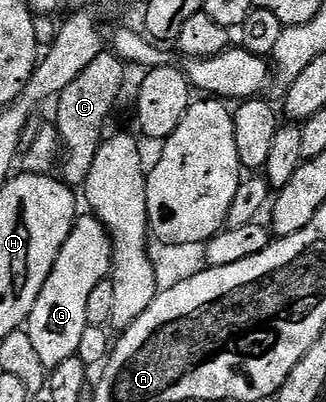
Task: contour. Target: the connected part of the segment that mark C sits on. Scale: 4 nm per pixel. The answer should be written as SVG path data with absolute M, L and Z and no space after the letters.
M104 50L92 63L84 69L84 74L76 78L56 98L58 104L58 118L56 125L62 139L64 155L60 163L60 176L71 186L85 185L88 170L92 170L92 162L102 144L106 123L118 104L118 95L126 84L127 65L113 51Z

